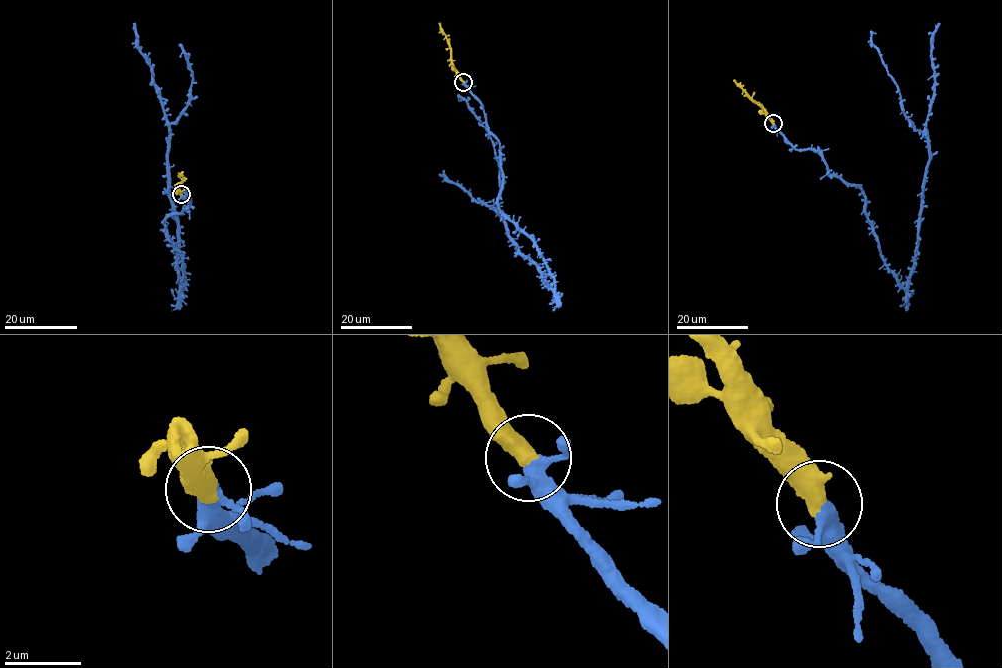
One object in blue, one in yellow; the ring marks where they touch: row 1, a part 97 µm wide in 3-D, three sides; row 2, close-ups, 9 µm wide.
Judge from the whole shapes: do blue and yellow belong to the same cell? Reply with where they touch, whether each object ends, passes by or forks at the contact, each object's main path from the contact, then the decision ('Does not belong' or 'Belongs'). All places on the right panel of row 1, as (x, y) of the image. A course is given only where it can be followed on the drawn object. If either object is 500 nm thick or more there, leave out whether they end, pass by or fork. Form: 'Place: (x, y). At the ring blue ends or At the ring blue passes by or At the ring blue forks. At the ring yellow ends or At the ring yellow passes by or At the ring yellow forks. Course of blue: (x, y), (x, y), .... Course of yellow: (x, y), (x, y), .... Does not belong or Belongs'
Place: (773, 123). Course of blue: (773, 124), (860, 188), (884, 265), (906, 284), (928, 137), (905, 114), (875, 33). Course of yellow: (773, 124), (763, 106), (734, 79). Belongs

